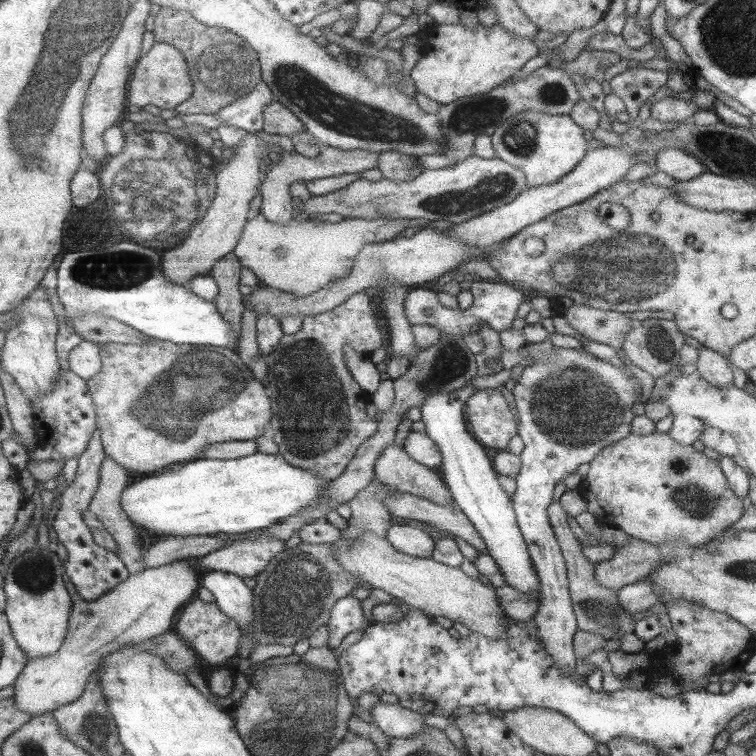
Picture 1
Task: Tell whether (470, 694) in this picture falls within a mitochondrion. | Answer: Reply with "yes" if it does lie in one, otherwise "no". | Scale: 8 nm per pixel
no

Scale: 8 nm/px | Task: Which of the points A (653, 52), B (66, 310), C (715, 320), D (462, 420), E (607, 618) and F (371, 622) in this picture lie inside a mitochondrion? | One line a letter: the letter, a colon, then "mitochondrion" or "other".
A: other
B: other
C: other
D: other
E: mitochondrion
F: other

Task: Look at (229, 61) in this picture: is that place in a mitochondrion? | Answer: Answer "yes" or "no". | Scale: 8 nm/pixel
yes

